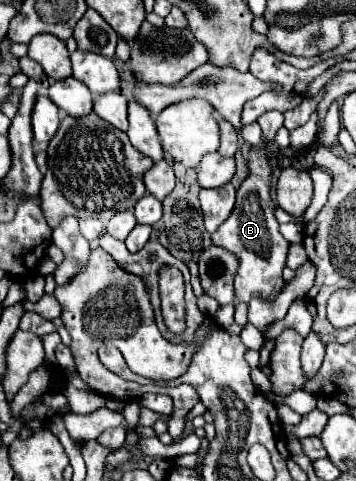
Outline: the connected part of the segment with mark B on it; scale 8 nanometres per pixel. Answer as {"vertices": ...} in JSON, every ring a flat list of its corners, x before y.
{"vertices":[[267,111,257,119,257,123,261,125,263,139,259,145,251,147,249,163,247,163,249,175,243,179,241,187,237,189,237,203,235,203,233,213,217,229,217,233,211,235,215,245,223,245,225,249,233,251,241,259,237,275,235,275,235,295,243,303,249,303,249,299,255,293,267,299,273,299,279,293,279,289,283,289,285,281,281,273,283,273,287,249,289,249,289,243,279,233,279,223,275,219,275,203,269,193,269,185,273,177,271,159,279,155,279,147,275,145,273,137,283,127,283,115,279,111]]}

